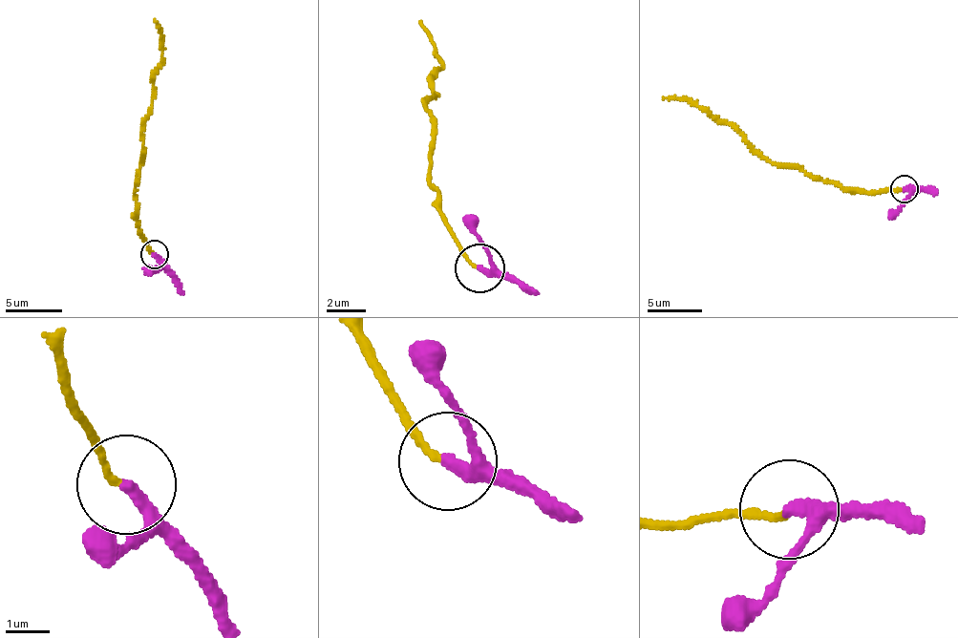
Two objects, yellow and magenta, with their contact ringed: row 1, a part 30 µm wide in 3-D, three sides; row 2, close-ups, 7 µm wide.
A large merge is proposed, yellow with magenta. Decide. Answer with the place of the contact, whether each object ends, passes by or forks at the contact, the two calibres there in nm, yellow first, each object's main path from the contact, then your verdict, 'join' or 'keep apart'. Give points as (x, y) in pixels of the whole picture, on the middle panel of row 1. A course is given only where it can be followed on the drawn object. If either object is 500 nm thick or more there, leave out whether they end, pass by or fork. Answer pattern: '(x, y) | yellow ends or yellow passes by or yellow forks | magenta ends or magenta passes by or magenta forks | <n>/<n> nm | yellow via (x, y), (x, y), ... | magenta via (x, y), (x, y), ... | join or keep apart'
(479, 267) | yellow ends | magenta ends | 140/320 nm | yellow via (476, 267), (440, 213), (440, 193), (429, 183), (433, 87), (440, 63), (428, 27), (417, 24) | magenta via (480, 267), (539, 290) | keep apart

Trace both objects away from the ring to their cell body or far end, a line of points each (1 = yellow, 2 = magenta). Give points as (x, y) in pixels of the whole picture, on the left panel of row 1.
1: (152, 253), (137, 222), (134, 196), (154, 82), (161, 63), (159, 28), (155, 19)
2: (155, 253), (183, 294)

